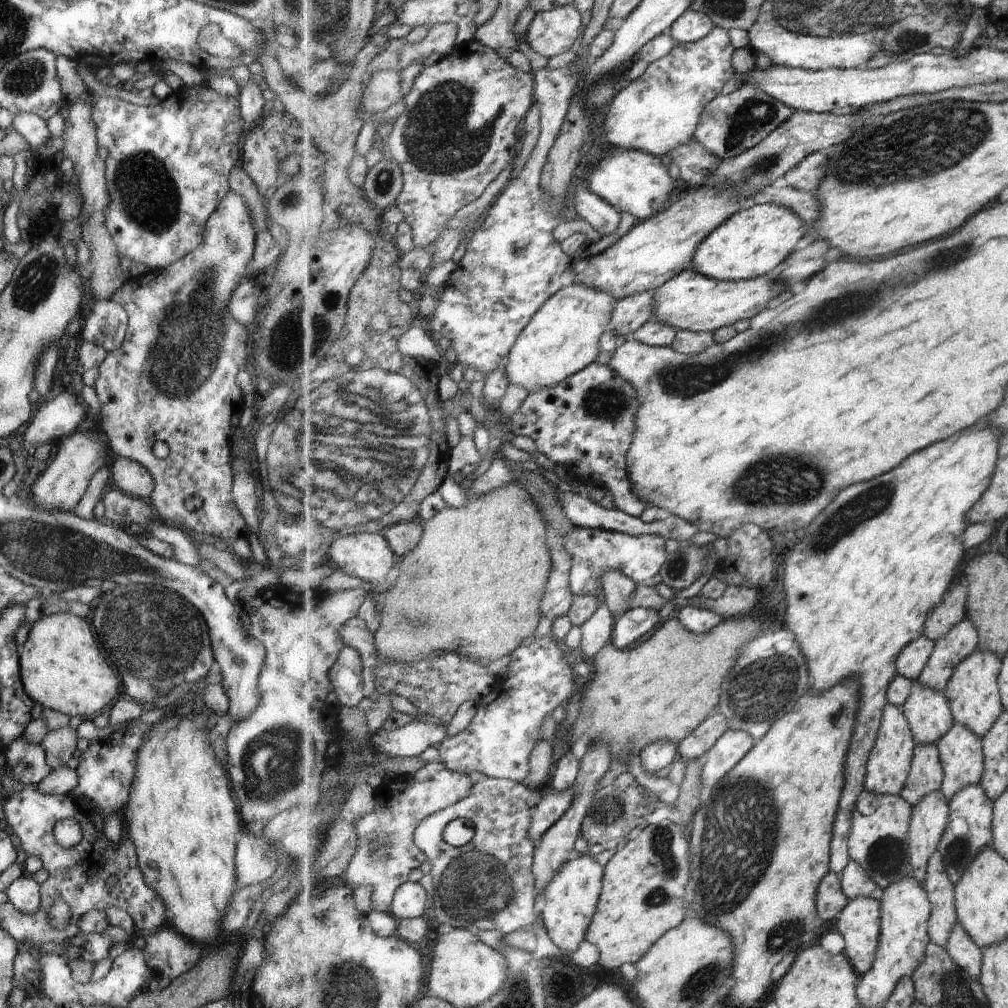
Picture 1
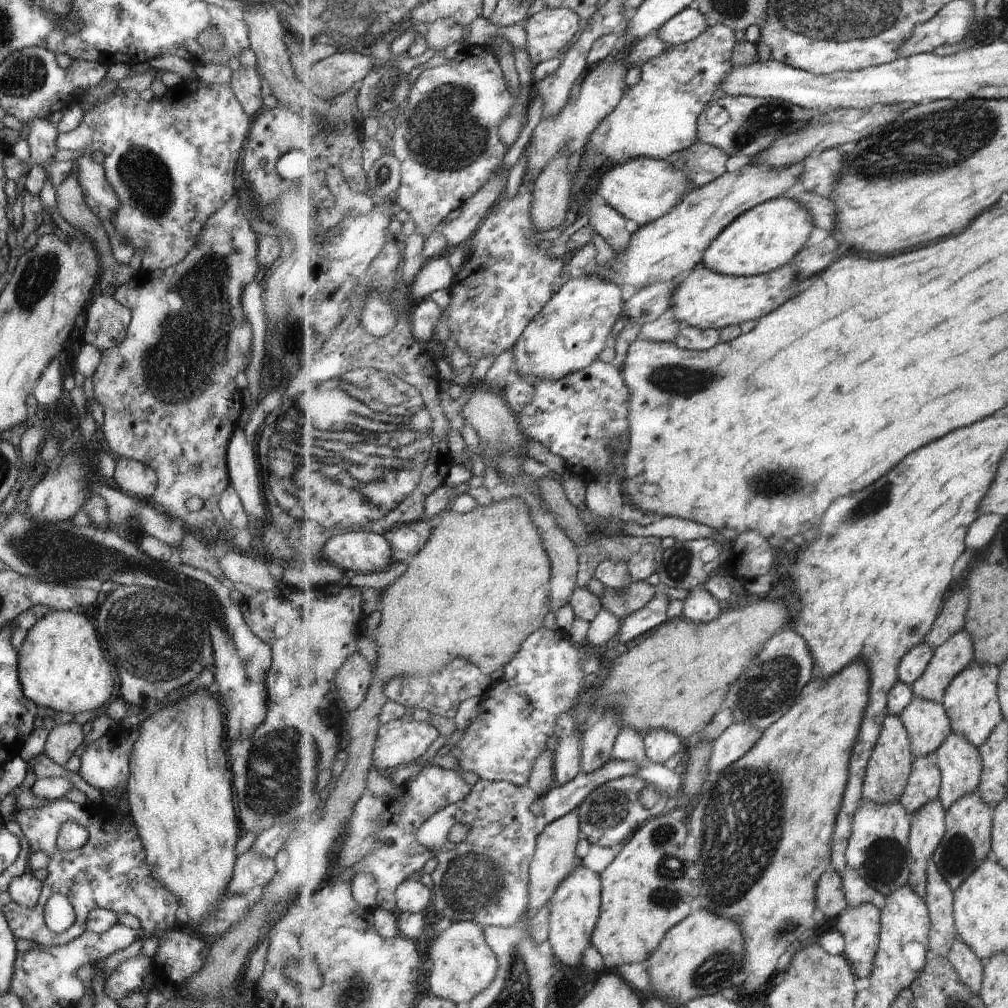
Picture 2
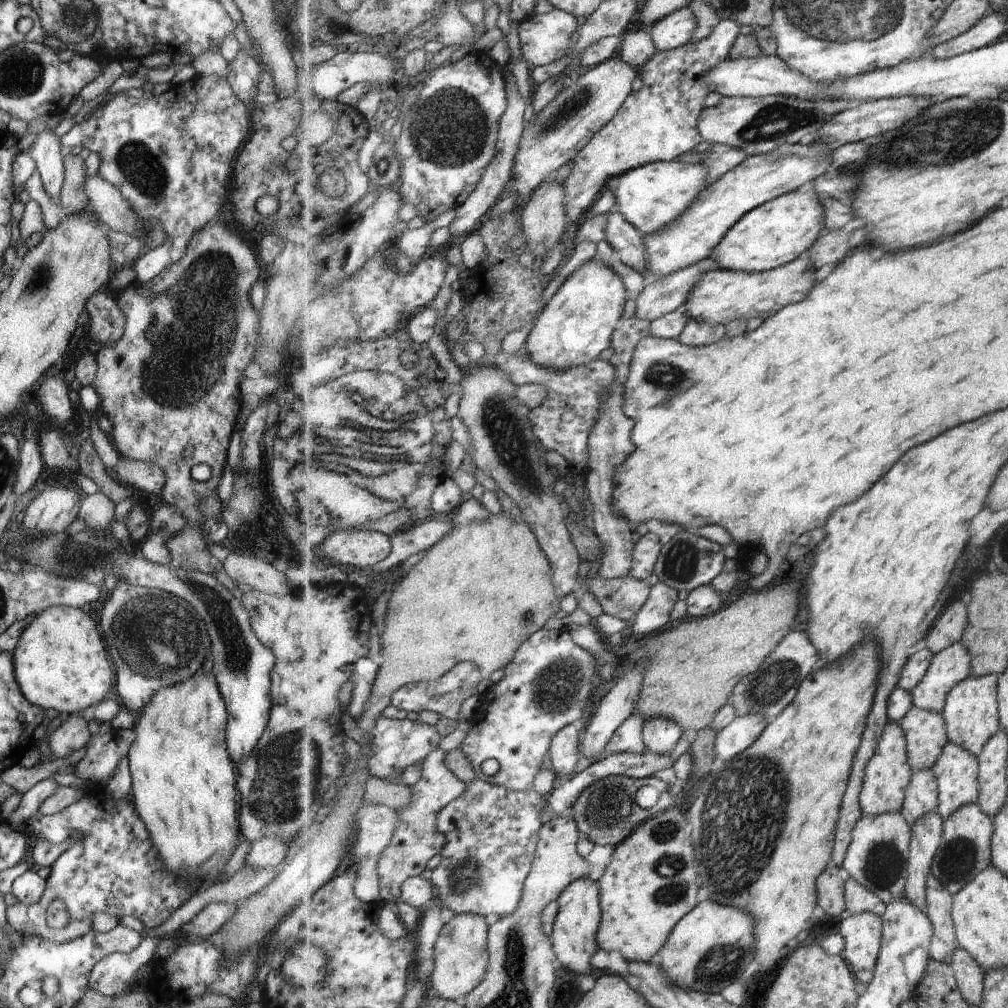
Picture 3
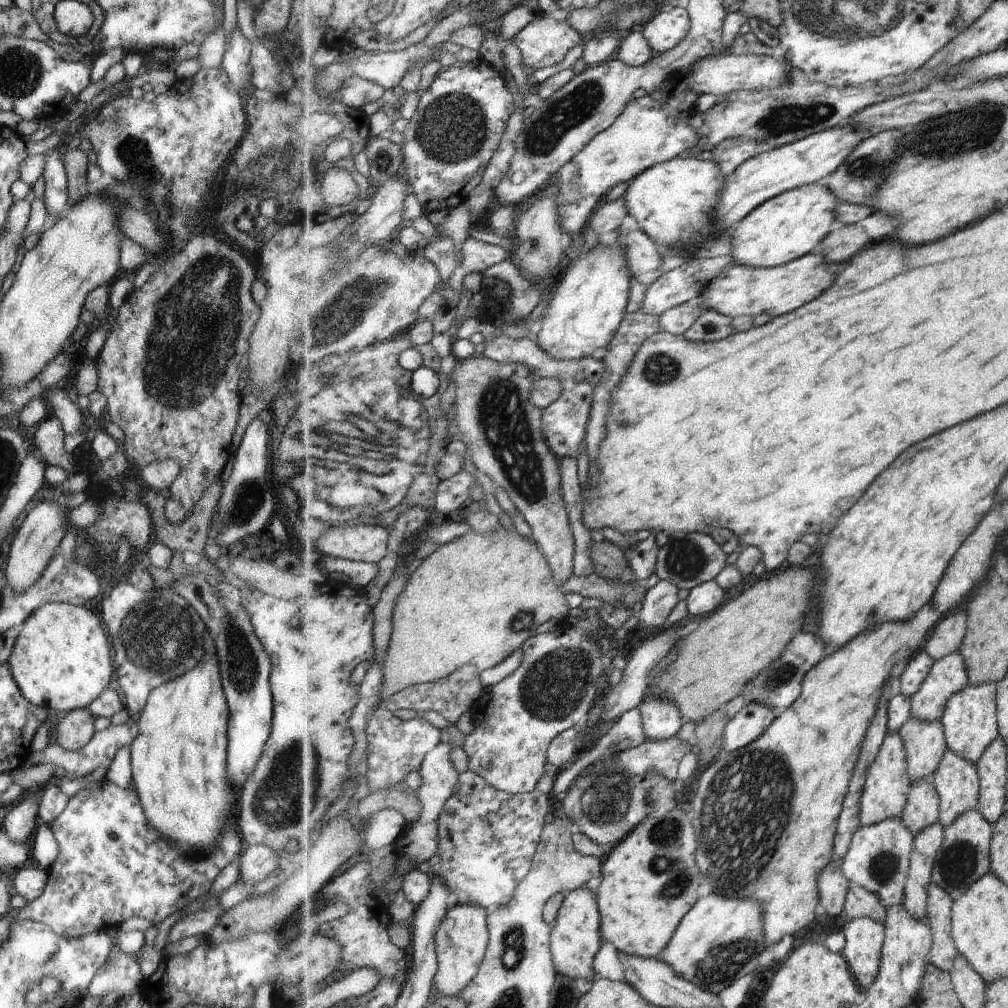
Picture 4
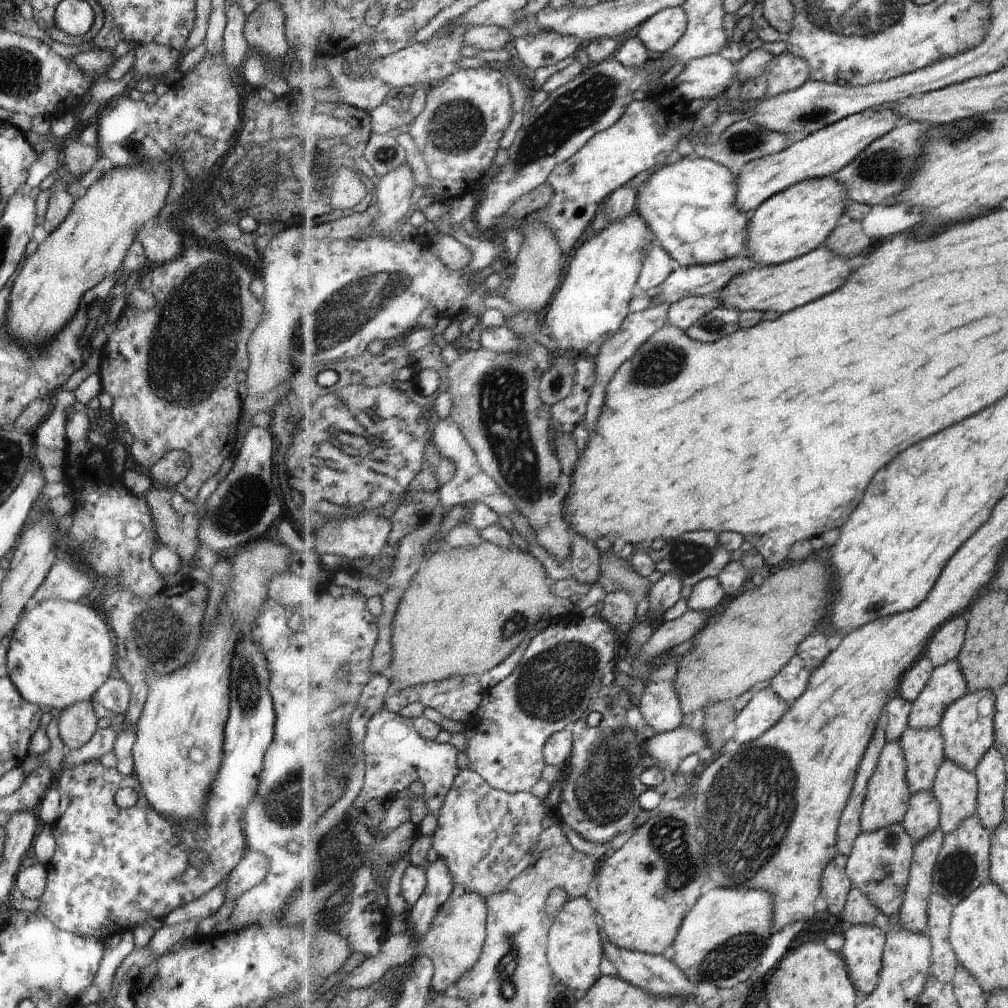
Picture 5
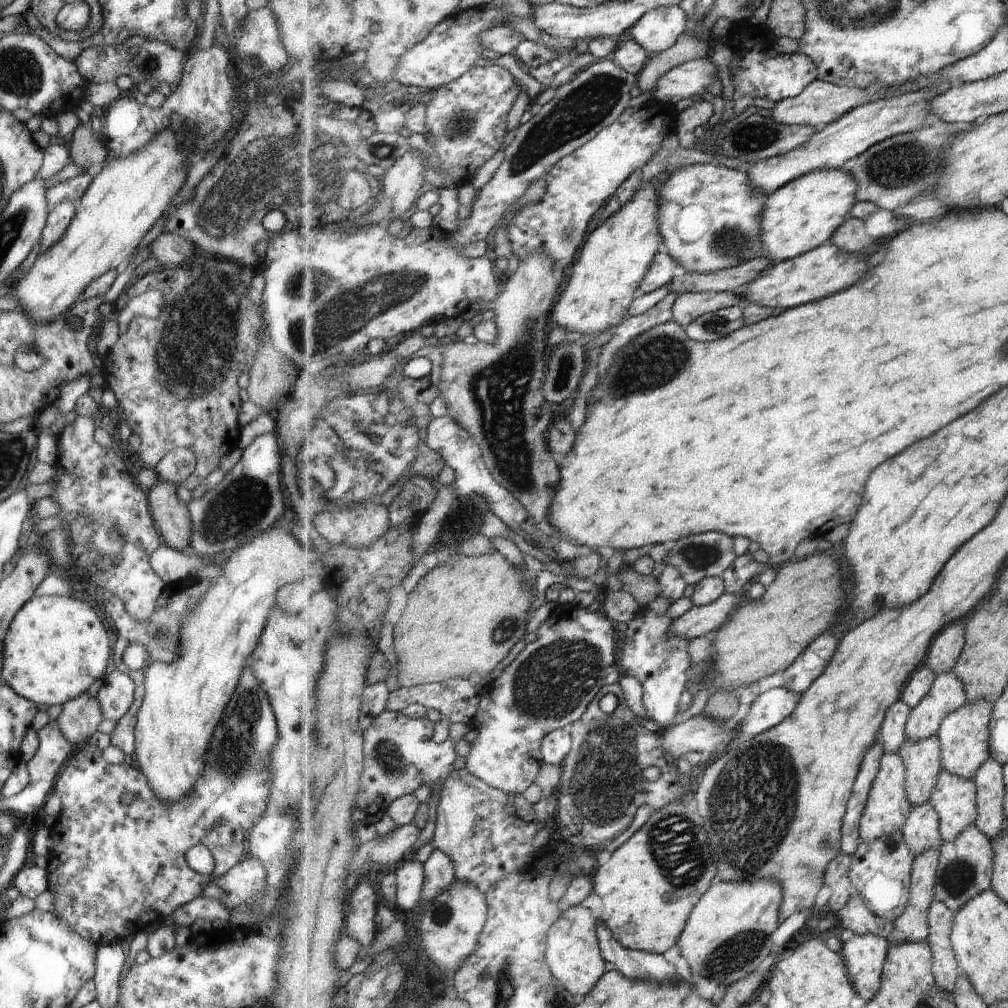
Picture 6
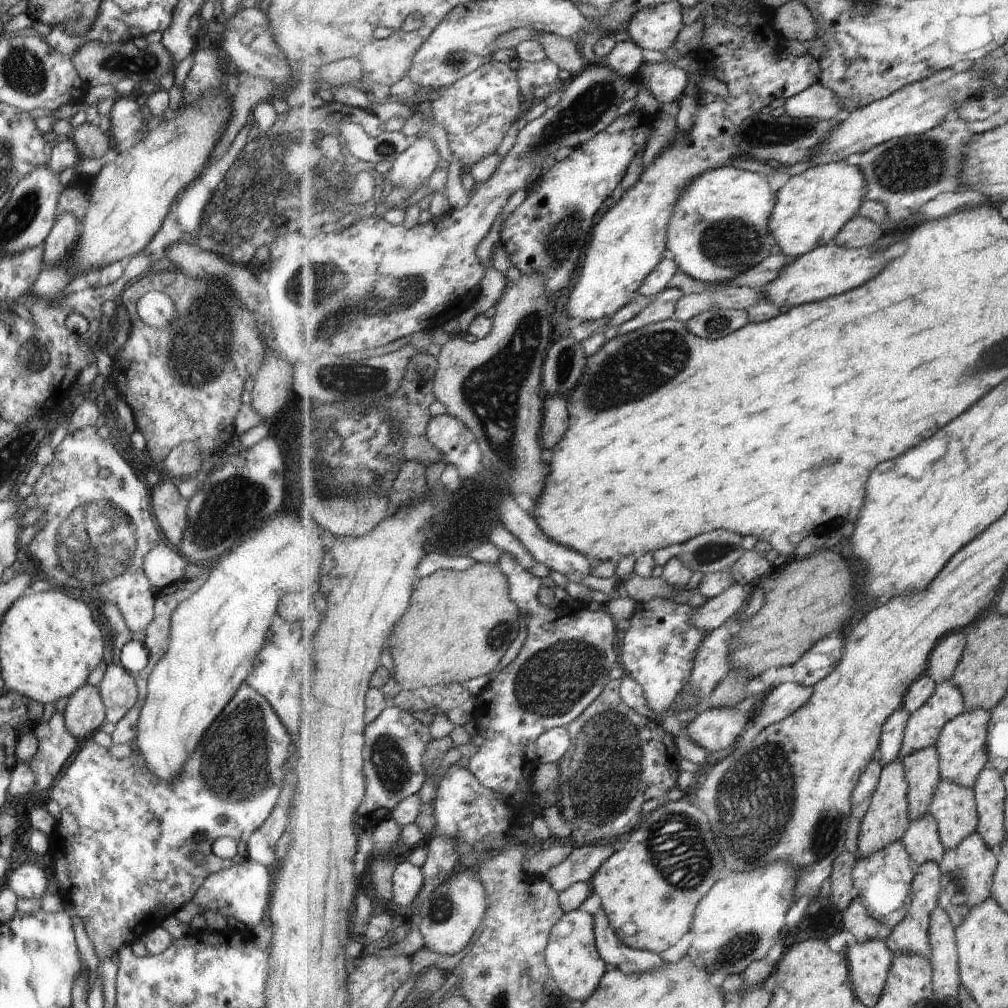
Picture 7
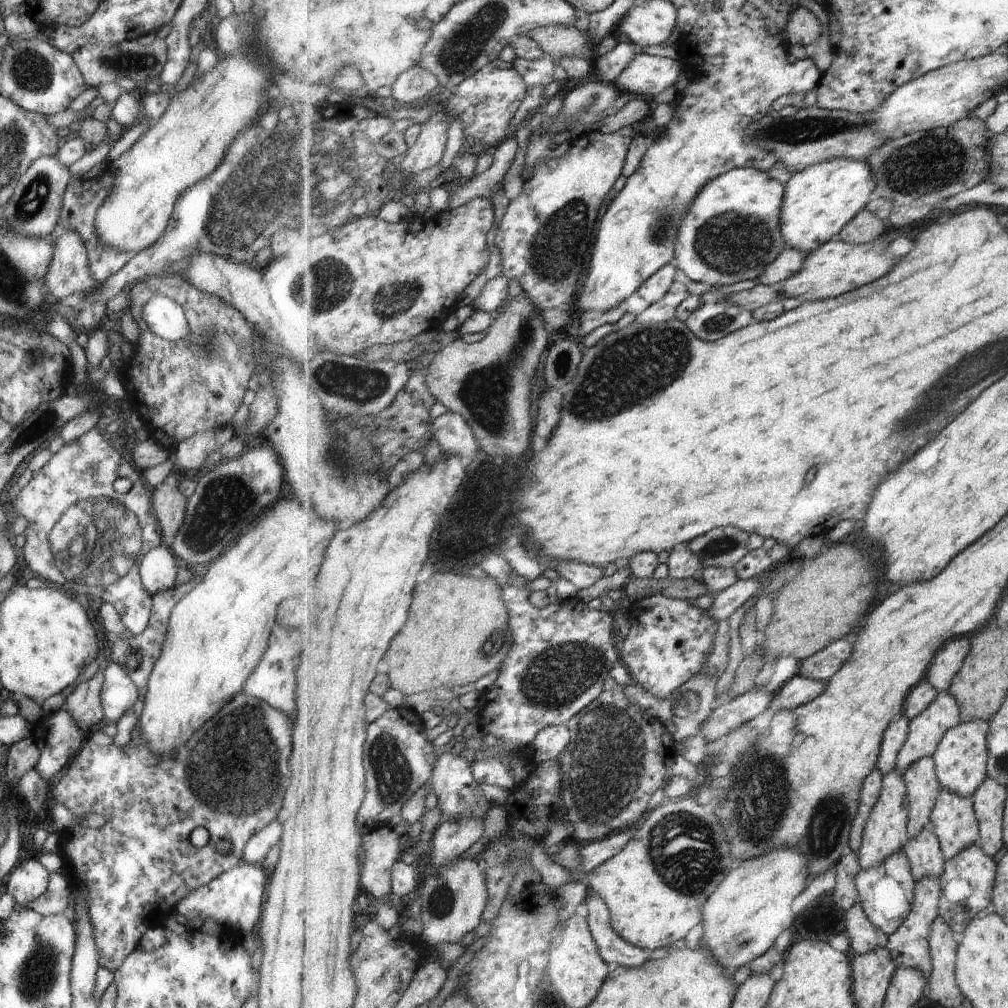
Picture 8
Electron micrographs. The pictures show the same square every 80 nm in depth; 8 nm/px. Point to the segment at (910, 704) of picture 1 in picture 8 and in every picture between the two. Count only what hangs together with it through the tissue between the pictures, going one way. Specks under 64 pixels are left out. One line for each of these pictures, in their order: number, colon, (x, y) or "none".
2: (928, 724)
3: (926, 733)
4: (926, 744)
5: (924, 749)
6: (923, 759)
7: (922, 768)
8: (924, 787)

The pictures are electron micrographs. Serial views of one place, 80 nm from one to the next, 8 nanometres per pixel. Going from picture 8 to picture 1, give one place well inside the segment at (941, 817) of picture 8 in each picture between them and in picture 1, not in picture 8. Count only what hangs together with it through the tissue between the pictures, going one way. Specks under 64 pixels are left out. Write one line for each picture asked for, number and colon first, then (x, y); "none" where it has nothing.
1: (962, 754)
2: (961, 763)
3: (958, 771)
4: (957, 780)
5: (956, 789)
6: (955, 798)
7: (954, 807)

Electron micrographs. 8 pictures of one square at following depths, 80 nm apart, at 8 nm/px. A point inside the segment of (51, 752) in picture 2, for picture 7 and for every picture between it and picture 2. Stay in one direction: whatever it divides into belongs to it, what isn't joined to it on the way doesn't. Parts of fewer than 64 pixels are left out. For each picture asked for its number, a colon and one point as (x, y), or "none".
3: (70, 735)
4: (75, 728)
5: (76, 723)
6: (80, 715)
7: (83, 713)

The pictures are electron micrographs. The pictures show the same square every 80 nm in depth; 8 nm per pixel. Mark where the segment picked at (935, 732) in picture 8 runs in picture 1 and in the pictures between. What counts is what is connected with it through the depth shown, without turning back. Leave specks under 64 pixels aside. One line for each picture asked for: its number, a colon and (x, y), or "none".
1: (959, 644)
2: (949, 660)
3: (951, 666)
4: (949, 675)
5: (948, 684)
6: (948, 694)
7: (924, 727)

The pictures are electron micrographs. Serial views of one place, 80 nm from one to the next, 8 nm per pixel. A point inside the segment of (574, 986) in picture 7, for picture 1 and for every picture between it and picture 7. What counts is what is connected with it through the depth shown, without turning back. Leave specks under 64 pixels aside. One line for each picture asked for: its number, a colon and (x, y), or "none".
1: (570, 902)
2: (576, 907)
3: (574, 939)
4: (576, 936)
5: (575, 952)
6: (573, 953)

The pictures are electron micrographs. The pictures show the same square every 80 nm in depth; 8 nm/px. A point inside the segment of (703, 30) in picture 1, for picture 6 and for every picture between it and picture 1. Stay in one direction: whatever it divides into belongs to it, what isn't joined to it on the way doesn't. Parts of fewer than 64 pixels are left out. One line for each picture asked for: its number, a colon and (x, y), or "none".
2: (689, 24)
3: (676, 30)
4: (670, 26)
5: (661, 32)
6: (660, 29)

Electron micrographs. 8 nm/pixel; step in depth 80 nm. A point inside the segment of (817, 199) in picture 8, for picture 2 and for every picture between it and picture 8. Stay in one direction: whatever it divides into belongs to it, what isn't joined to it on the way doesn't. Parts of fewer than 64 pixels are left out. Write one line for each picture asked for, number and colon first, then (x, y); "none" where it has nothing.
2: (769, 236)
3: (778, 232)
4: (786, 228)
5: (795, 222)
6: (801, 216)
7: (812, 208)

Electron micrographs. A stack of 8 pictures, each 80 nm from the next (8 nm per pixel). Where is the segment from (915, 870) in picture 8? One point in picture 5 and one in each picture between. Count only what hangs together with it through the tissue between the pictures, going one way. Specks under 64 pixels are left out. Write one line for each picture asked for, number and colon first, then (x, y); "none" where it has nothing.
5: (923, 818)
6: (921, 831)
7: (923, 841)

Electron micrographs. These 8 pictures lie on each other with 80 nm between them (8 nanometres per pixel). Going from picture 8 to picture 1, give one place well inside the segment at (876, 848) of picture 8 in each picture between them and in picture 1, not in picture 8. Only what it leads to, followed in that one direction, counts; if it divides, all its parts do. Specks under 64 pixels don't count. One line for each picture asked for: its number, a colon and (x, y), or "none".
1: (890, 762)
2: (891, 765)
3: (889, 773)
4: (885, 796)
5: (887, 803)
6: (888, 808)
7: (888, 819)

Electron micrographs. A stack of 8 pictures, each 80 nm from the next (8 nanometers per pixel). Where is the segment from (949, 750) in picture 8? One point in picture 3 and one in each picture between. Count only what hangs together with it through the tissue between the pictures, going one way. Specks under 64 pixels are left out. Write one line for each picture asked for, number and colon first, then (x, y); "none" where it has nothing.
3: (972, 712)
4: (970, 720)
5: (968, 727)
6: (964, 736)
7: (963, 746)

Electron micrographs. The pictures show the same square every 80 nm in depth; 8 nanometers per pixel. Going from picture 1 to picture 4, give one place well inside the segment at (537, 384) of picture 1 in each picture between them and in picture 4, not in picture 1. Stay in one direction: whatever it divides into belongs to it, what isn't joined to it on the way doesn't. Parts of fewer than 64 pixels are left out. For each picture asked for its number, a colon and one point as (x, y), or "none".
2: (573, 329)
3: (577, 324)
4: (587, 307)

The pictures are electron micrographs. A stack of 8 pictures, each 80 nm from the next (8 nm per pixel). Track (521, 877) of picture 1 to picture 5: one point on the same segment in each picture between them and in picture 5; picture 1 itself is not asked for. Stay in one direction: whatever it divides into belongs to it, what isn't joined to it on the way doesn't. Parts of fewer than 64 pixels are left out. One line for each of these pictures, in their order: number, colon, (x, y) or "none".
2: (485, 879)
3: (491, 833)
4: (488, 837)
5: (487, 836)

